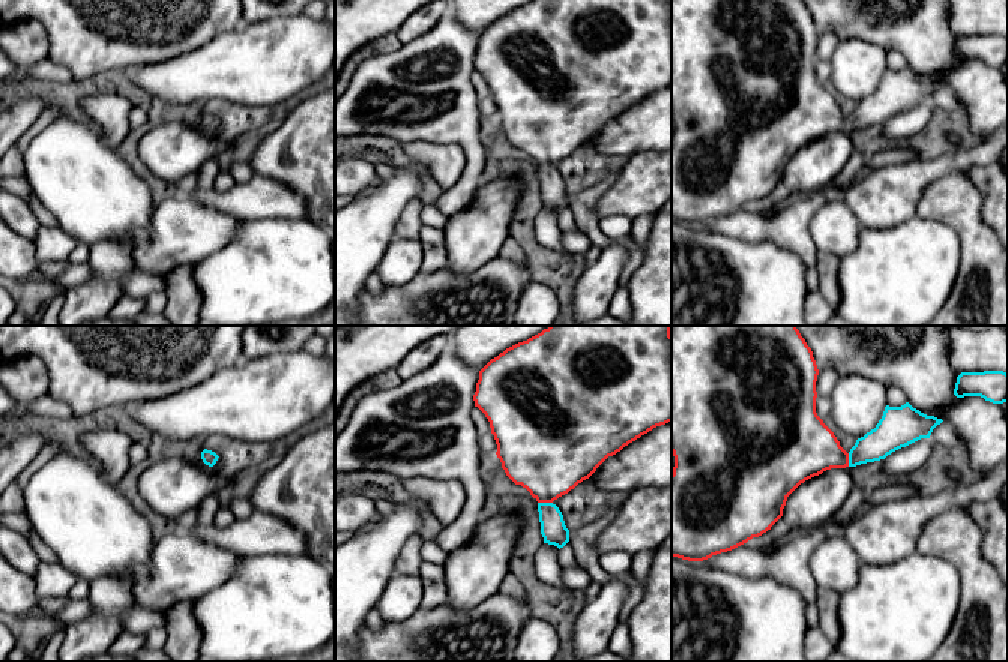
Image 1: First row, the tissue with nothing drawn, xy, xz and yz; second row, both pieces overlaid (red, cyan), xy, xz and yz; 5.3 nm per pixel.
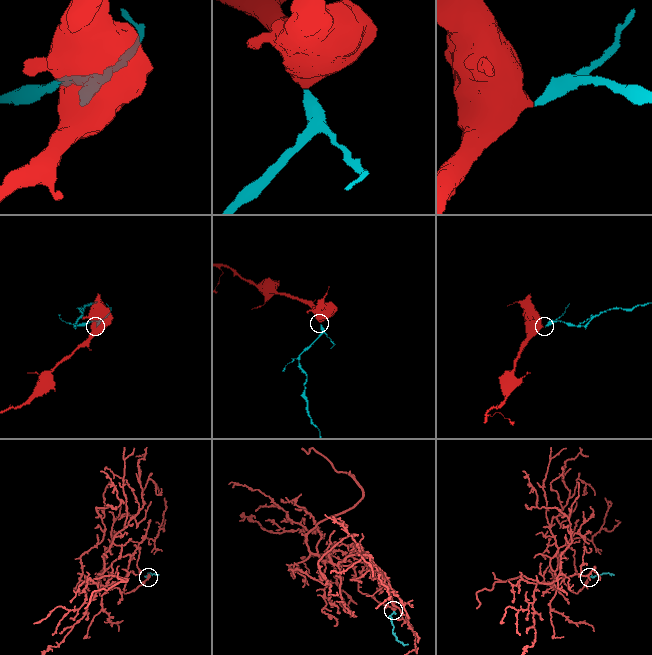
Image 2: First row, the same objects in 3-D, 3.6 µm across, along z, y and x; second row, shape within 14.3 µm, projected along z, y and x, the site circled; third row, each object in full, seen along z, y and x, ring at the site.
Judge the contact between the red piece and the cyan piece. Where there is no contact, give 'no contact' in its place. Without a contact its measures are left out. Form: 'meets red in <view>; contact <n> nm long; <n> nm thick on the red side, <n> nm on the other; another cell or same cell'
meets red in xz; contact 80 nm long; 440 nm thick on the red side, 140 nm on the other; same cell

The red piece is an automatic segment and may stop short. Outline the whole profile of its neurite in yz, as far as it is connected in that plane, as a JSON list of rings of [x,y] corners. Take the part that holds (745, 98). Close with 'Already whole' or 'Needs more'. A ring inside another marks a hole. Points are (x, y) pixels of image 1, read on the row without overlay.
[[[671,0],[671,117],[675,131],[671,137],[671,221],[688,225],[703,225],[712,219],[732,215],[753,201],[759,201],[783,180],[787,161],[805,144],[831,132],[856,131],[885,123],[892,116],[921,102],[930,102],[933,93],[943,84],[927,80],[909,66],[901,71],[885,71],[883,80],[874,93],[858,102],[847,117],[834,96],[816,77],[816,45],[819,33],[811,12],[802,0]]]. Needs more

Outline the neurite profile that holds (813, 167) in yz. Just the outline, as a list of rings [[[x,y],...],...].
[[[850,131],[826,134],[787,161],[781,182],[793,197],[817,192],[835,180],[855,150]]]

